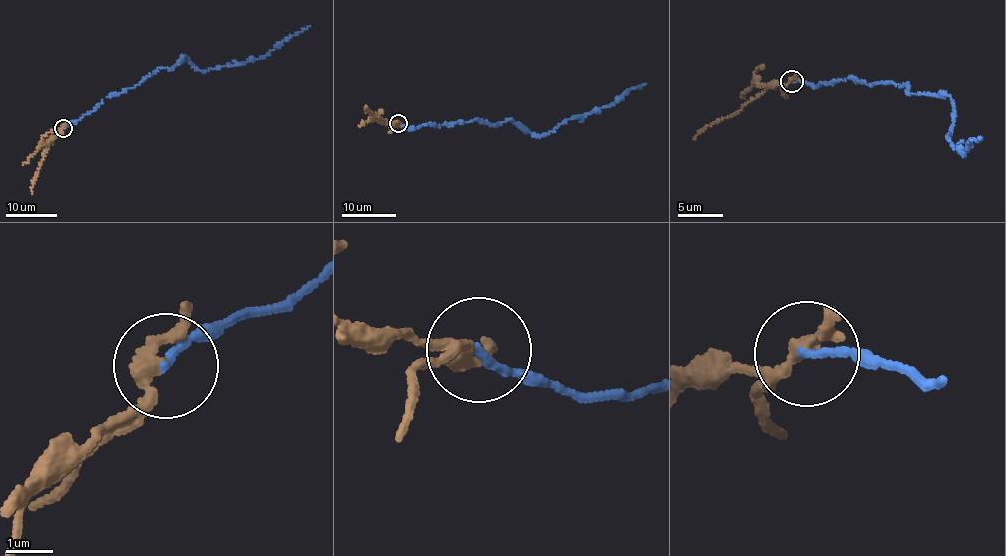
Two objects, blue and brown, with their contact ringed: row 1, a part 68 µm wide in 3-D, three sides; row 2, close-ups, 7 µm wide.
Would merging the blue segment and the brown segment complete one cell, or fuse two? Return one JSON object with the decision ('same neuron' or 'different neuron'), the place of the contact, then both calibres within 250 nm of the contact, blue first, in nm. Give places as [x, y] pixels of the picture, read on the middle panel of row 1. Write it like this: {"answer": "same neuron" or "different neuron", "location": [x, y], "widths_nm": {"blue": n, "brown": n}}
{"answer": "different neuron", "location": [398, 123], "widths_nm": {"blue": 180, "brown": 300}}

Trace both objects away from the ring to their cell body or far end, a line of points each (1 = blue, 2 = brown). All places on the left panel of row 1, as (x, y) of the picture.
1: (64, 129), (110, 96), (133, 88), (158, 68), (174, 68), (185, 57), (202, 71), (253, 60), (309, 27)
2: (64, 128), (50, 140), (32, 185), (31, 194)

